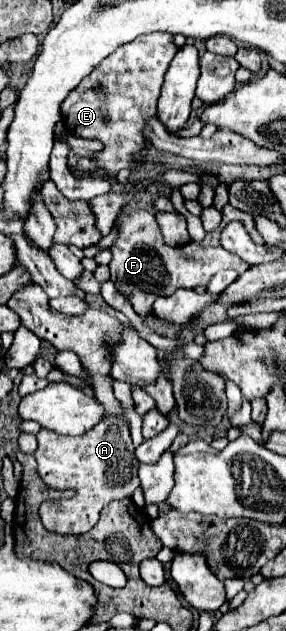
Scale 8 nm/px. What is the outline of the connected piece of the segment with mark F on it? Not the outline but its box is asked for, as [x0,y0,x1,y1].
[109,209,249,317]

